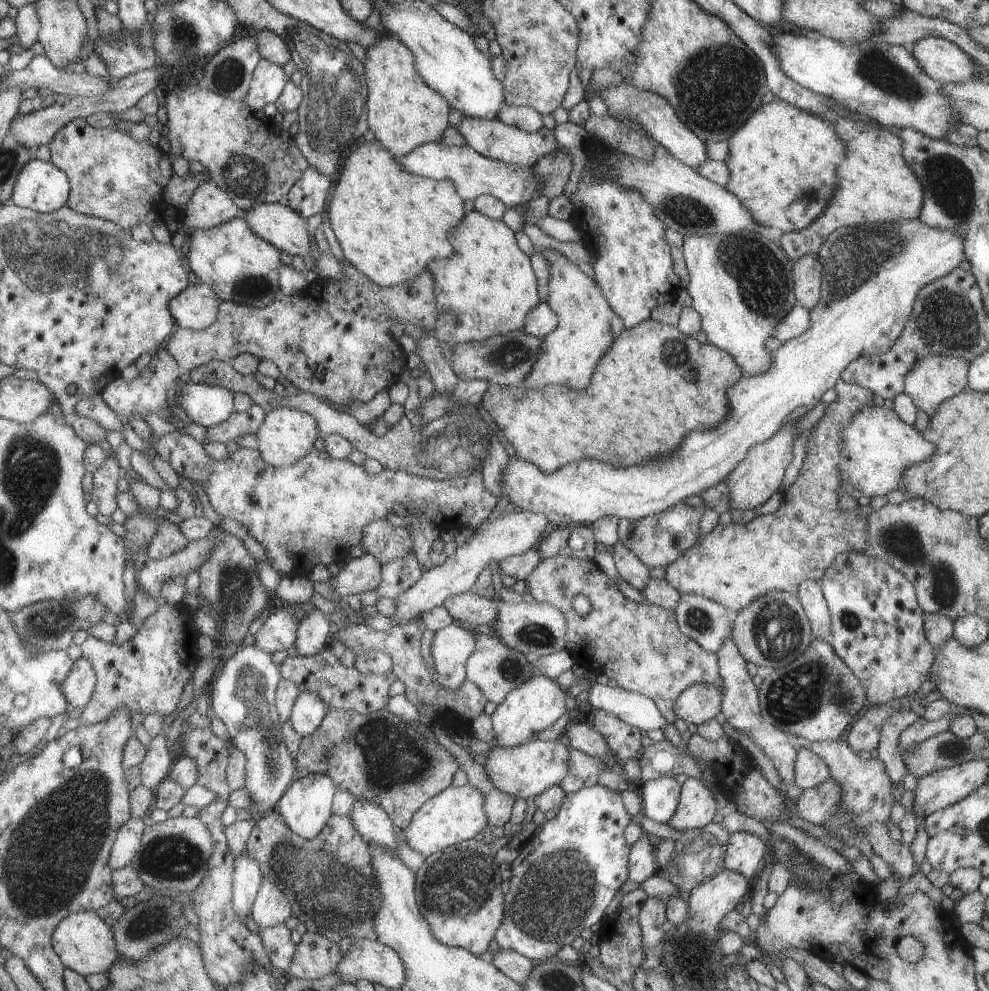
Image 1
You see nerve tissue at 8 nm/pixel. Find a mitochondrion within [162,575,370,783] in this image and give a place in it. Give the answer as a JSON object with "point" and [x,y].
{"point":[249,674]}

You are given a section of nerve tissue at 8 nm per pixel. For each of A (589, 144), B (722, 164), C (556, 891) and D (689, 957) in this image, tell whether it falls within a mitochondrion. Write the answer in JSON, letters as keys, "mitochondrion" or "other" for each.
{"A":"other","B":"other","C":"mitochondrion","D":"mitochondrion"}

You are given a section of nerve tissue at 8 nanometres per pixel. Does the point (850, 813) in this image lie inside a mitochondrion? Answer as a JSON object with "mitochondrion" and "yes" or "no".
{"mitochondrion":"yes"}

